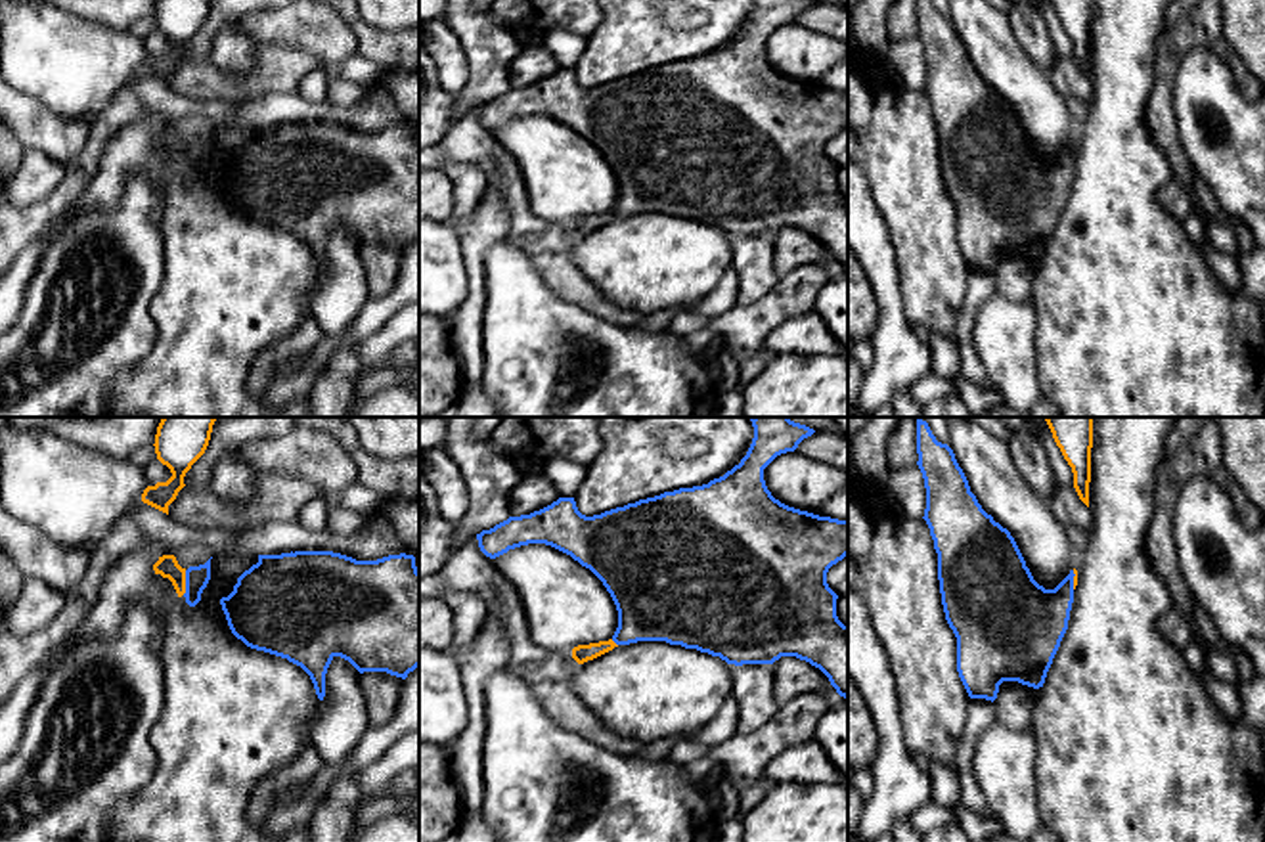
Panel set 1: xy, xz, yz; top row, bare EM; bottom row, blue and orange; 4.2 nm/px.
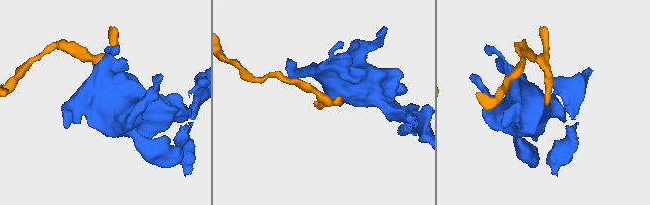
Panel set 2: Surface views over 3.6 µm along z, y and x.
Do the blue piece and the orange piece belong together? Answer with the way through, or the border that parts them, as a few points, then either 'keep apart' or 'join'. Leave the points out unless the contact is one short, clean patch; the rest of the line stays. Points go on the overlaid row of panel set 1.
border along xy (186, 571), (186, 590), (182, 594); keep apart

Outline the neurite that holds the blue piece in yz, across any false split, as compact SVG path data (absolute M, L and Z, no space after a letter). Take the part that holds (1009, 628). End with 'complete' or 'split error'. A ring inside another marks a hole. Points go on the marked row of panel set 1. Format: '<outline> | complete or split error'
M917 419L919 469L926 488L924 521L938 553L945 620L957 637L957 672L970 698L995 700L1003 681L1039 689L1068 630L1074 570L1054 587L1039 586L1007 528L993 521L959 467L953 450Z | complete

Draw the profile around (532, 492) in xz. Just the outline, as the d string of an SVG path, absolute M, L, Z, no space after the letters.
M538 471L519 480L507 498L507 507L511 517L521 517L551 505L559 498L553 480L544 471Z

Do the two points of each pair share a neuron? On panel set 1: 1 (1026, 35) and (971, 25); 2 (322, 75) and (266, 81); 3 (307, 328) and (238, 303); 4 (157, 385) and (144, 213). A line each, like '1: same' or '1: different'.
1: different
2: different
3: different
4: different

